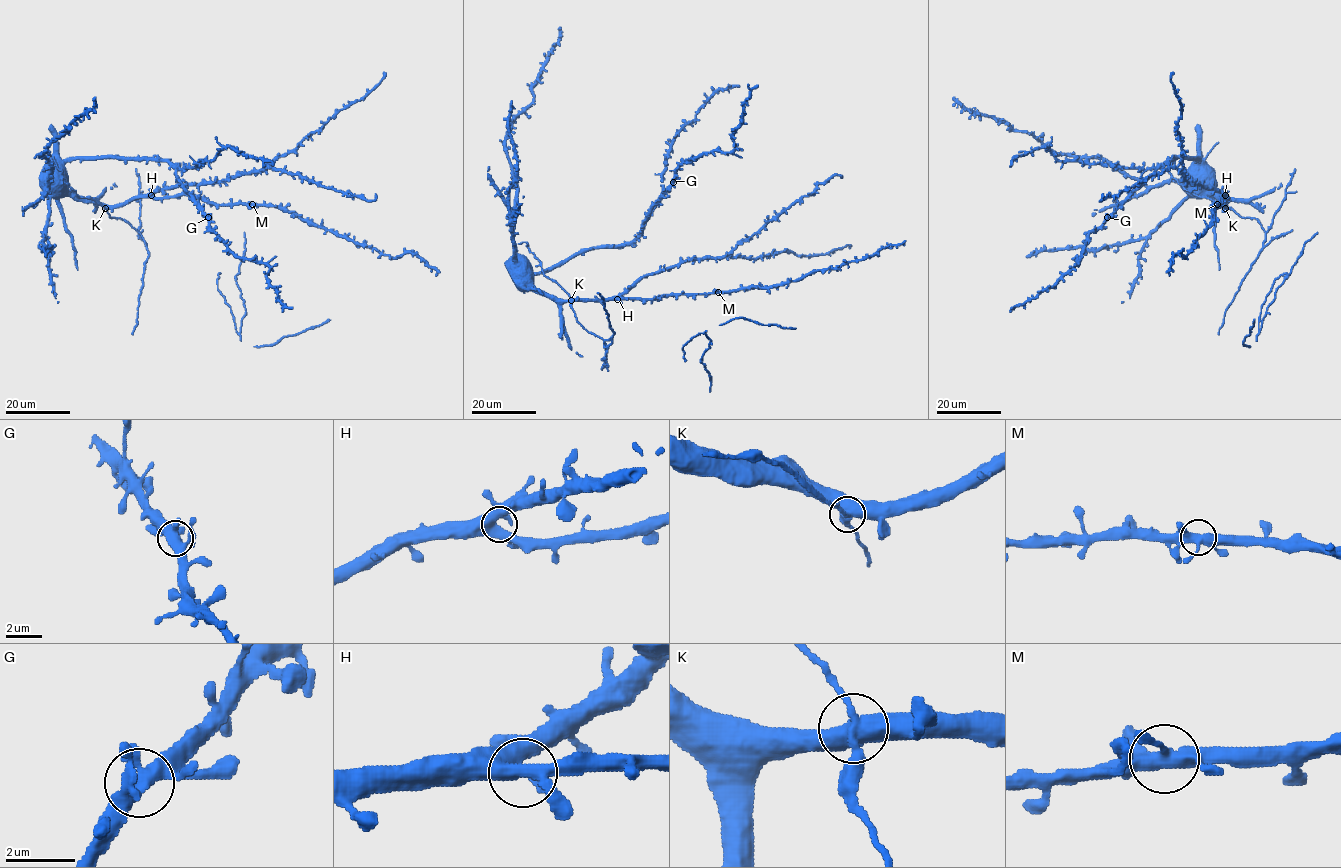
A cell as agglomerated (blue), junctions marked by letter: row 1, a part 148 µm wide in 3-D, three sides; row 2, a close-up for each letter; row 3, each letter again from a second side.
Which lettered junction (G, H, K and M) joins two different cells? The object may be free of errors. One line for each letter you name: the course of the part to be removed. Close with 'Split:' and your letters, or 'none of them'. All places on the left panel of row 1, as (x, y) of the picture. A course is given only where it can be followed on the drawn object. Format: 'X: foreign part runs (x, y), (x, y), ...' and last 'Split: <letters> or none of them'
Split: none of them

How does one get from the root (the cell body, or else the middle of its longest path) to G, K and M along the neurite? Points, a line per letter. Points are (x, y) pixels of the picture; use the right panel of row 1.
G: (1193, 188), (1198, 160), (1168, 159), (1107, 218)
K: (1193, 188), (1211, 192), (1225, 203), (1225, 208)
M: (1193, 188), (1211, 192), (1225, 205), (1224, 194), (1217, 204)

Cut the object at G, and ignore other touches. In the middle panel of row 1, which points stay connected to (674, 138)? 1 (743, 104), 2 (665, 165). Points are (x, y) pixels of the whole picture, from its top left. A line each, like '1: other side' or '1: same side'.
1: other side
2: same side

